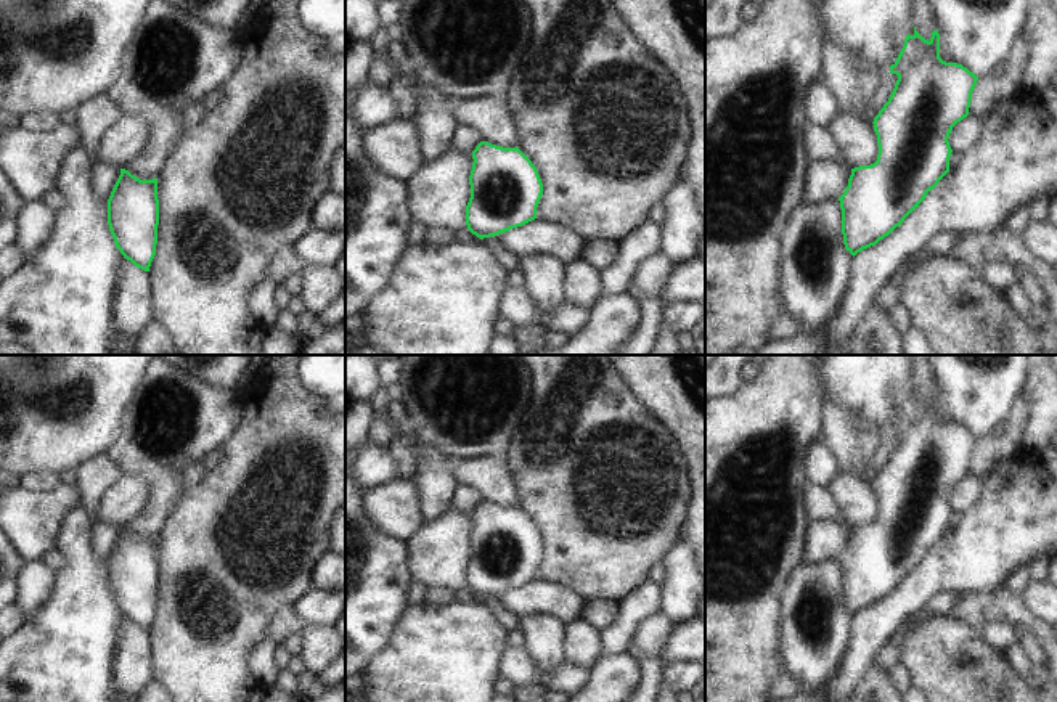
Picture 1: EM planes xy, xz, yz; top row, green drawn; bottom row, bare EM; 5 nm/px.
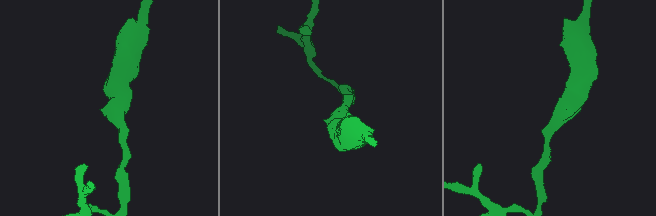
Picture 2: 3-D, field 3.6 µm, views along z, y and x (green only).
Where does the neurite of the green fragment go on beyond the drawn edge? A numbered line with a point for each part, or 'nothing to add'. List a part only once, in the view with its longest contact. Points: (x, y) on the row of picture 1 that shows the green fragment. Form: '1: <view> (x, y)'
nothing to add

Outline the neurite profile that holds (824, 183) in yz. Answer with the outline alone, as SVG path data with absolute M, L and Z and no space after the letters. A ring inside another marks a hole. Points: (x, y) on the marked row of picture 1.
M816 159L806 169L803 201L819 204L839 199L848 186L851 167L847 161Z

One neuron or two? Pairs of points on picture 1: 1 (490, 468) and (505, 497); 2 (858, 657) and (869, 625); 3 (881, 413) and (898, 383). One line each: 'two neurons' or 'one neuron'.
1: one neuron
2: one neuron
3: one neuron

